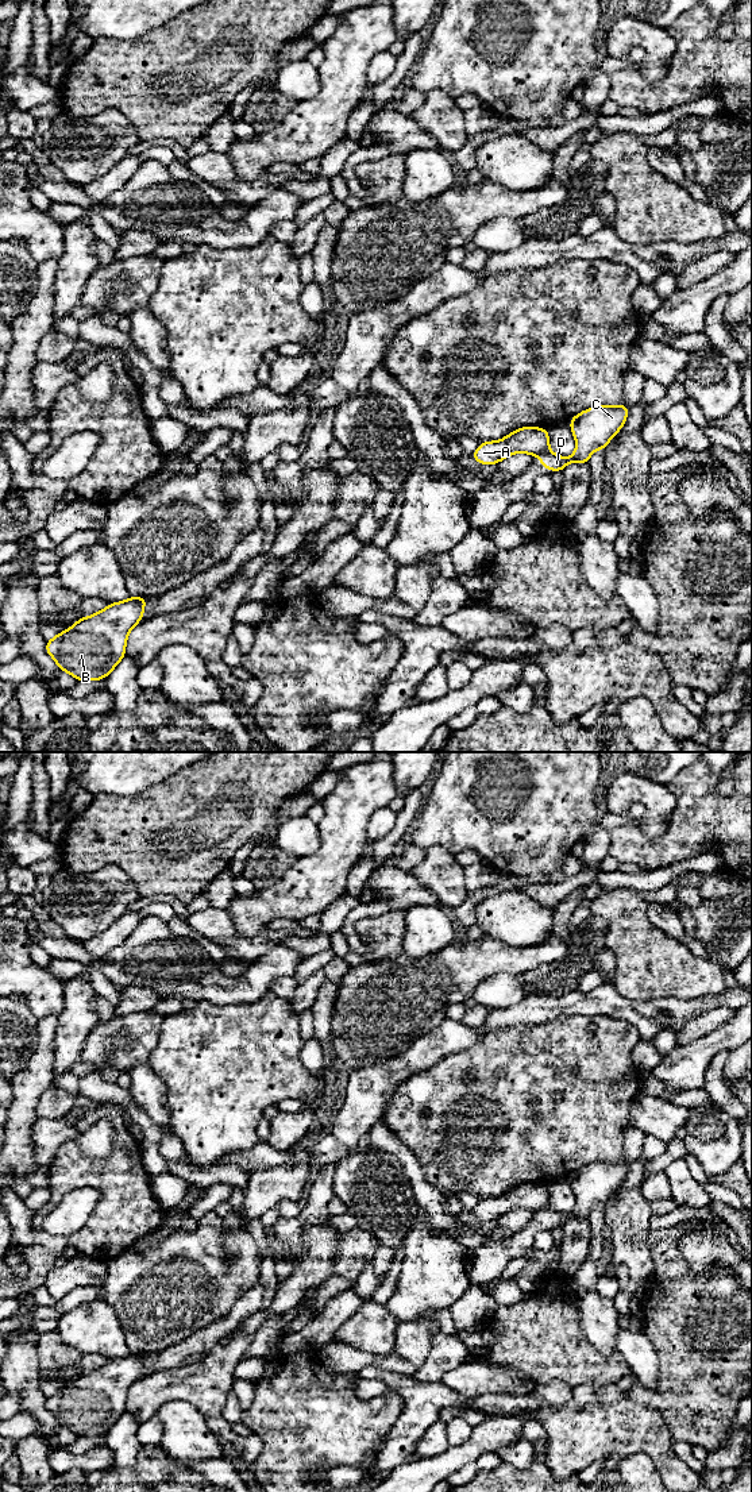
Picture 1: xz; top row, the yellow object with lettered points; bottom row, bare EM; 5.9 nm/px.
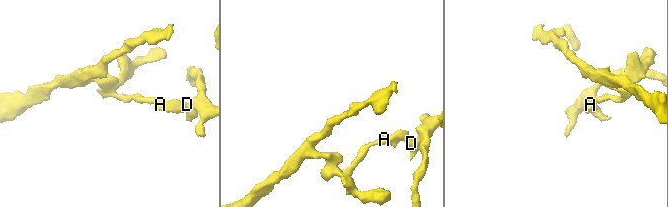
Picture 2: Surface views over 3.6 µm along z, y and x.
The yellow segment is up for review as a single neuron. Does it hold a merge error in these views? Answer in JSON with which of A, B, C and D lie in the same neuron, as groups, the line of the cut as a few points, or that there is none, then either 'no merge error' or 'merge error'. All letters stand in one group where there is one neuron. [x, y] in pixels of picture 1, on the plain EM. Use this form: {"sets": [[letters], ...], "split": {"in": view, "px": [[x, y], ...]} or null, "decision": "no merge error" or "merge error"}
{"sets": [["A", "B"], ["C", "D"]], "split": {"in": "xz", "px": [[548, 1206], [539, 1211]]}, "decision": "merge error"}

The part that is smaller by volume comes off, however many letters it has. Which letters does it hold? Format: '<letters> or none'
A, B

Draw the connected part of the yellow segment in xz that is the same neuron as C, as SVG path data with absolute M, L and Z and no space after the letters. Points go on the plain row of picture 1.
M625 1158L618 1163L597 1161L572 1173L568 1179L576 1198L576 1204L570 1214L563 1214L552 1207L540 1211L545 1226L563 1227L568 1219L587 1219L594 1206L603 1207L612 1194L621 1187L628 1173Z

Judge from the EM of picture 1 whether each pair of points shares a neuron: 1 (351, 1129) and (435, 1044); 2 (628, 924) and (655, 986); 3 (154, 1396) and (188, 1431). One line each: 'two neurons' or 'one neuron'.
1: one neuron
2: one neuron
3: two neurons

